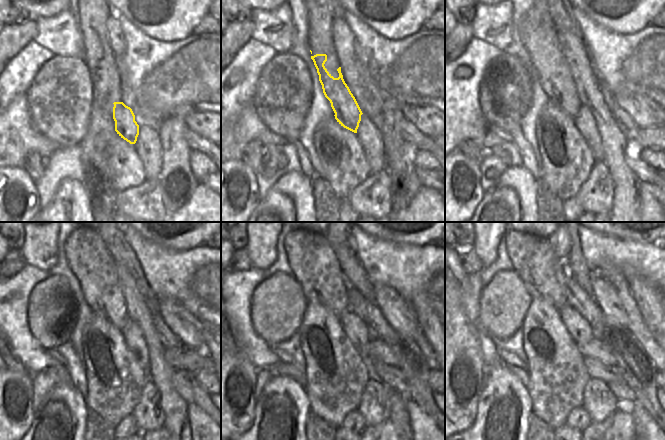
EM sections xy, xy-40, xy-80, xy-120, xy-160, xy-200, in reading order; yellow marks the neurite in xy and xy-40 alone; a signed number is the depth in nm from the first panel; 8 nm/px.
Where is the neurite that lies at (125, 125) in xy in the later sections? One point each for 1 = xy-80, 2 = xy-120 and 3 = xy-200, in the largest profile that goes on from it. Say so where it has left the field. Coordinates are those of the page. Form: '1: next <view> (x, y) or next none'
1: next xy-80 (538, 33)
2: next xy-120 (87, 255)
3: next xy-200 (533, 258)

